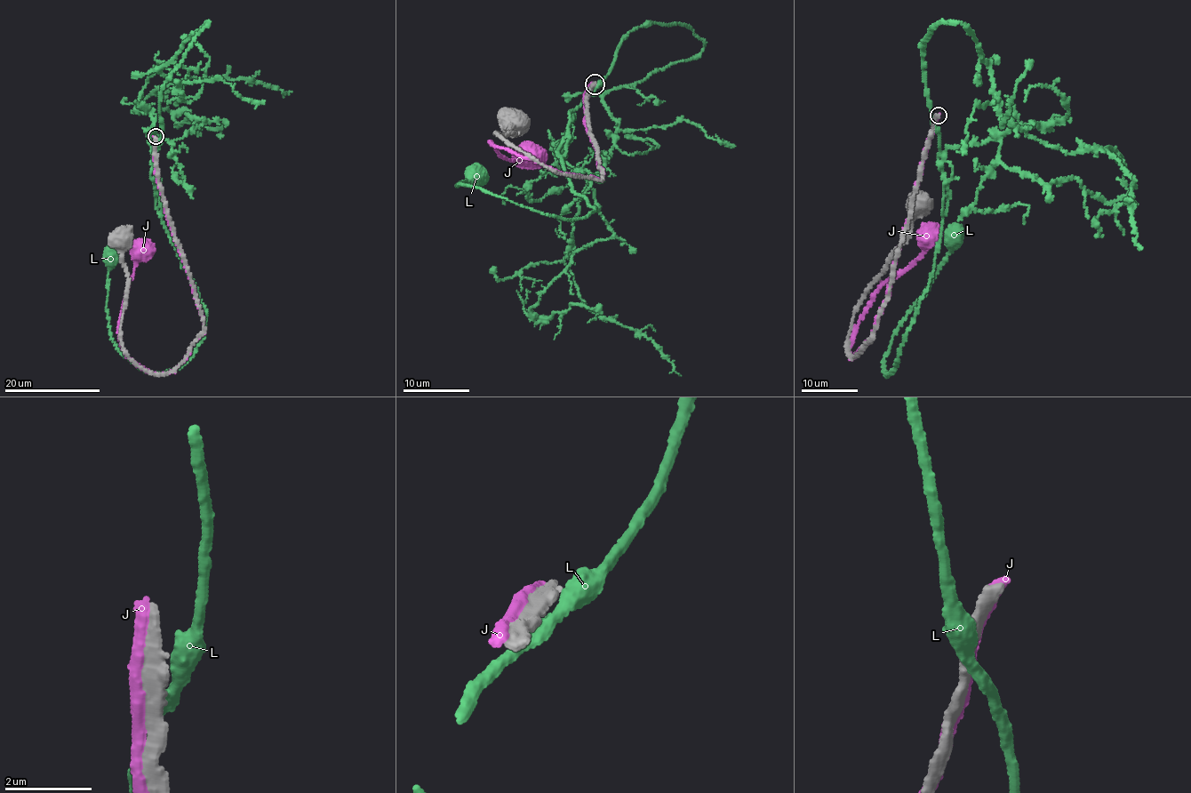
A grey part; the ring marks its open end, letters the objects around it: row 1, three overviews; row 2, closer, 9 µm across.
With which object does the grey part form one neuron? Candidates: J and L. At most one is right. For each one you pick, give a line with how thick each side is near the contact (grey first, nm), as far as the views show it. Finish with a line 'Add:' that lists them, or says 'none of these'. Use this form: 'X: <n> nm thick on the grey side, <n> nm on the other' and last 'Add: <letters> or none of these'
Add: none of these

